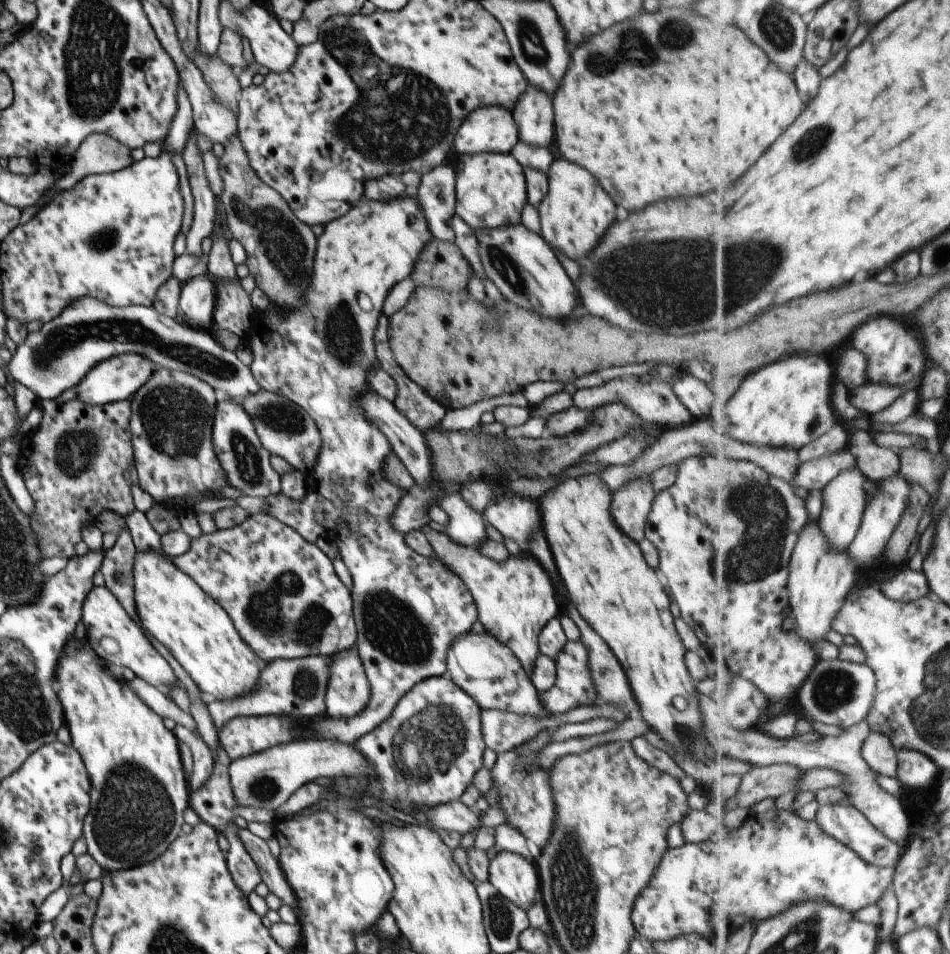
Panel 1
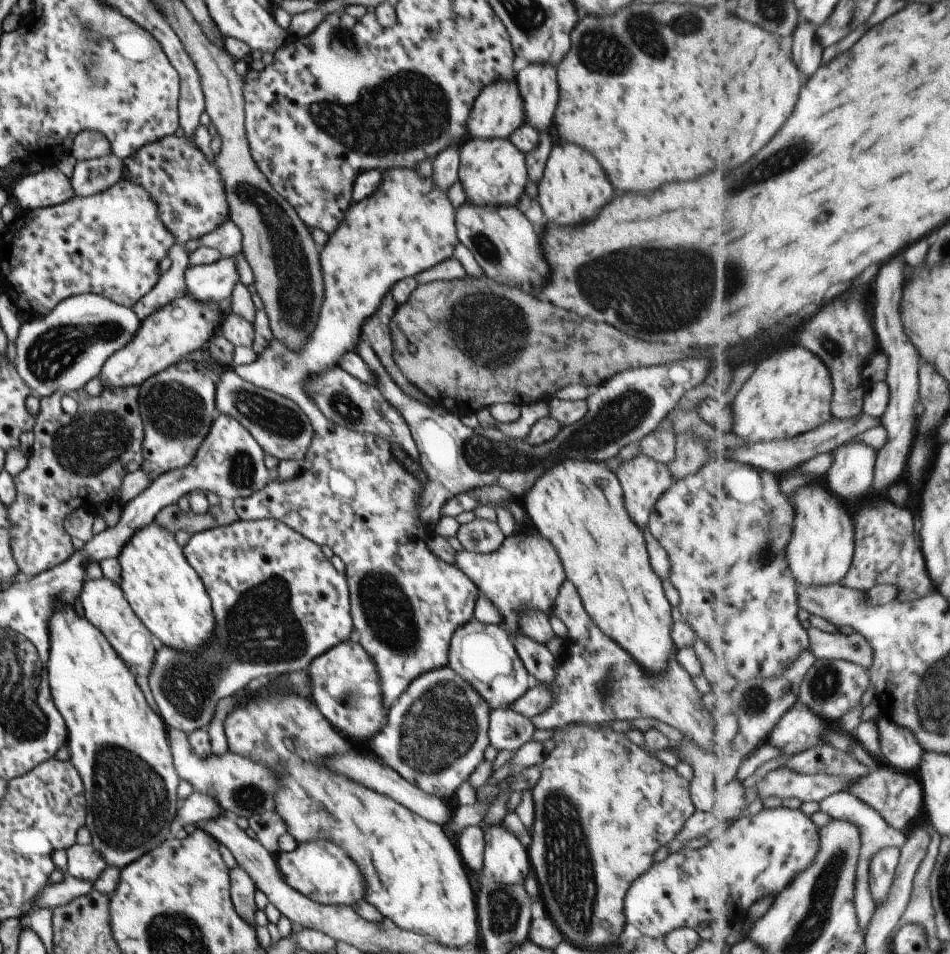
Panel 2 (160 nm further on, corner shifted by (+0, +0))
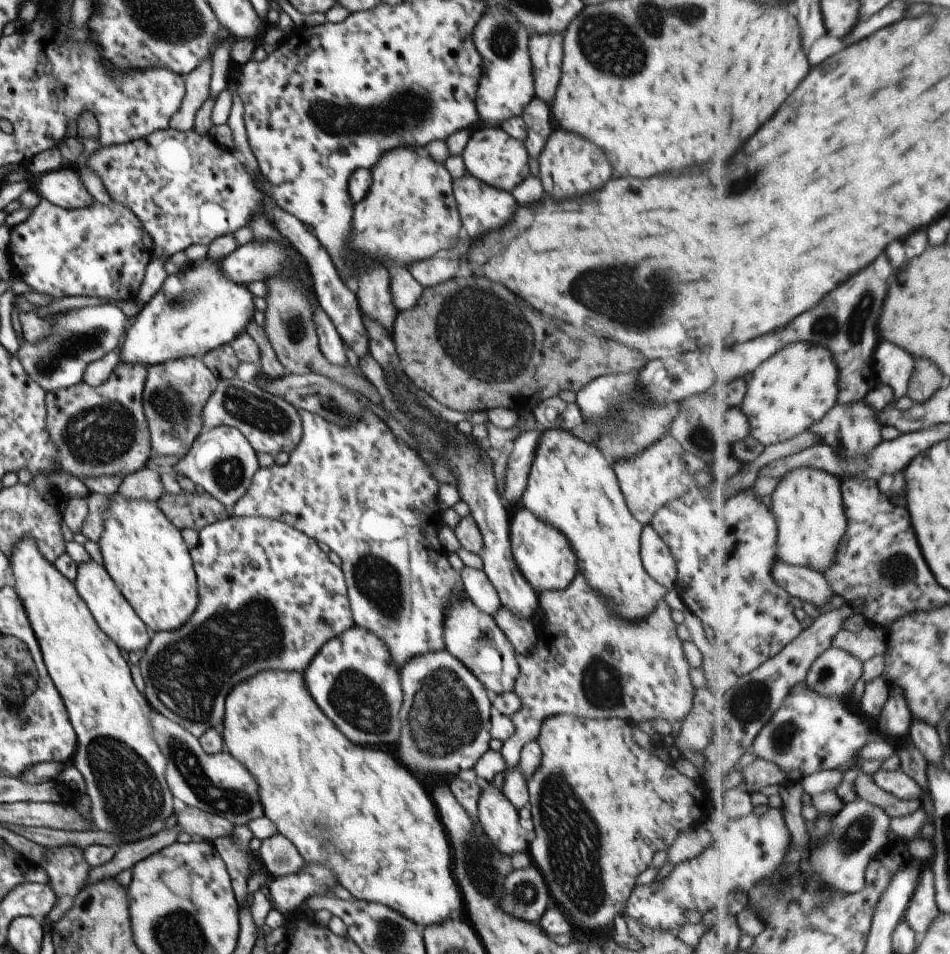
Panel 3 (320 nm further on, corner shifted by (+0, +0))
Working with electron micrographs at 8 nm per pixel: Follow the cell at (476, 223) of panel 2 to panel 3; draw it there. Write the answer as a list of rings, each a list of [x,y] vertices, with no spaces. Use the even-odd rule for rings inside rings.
[[[467,172],[452,180],[452,195],[457,205],[461,226],[465,228],[469,238],[479,238],[487,228],[499,228],[511,218],[515,210],[515,200],[511,198],[511,193],[477,180]]]

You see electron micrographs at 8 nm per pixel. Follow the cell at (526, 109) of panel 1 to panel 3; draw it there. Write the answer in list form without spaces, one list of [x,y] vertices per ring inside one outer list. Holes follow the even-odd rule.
[[[533,33],[528,37],[528,55],[532,66],[534,96],[549,106],[560,77],[562,34]]]

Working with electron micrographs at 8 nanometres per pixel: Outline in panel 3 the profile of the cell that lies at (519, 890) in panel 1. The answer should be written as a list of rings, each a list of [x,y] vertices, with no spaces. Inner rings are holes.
[[[484,783],[485,786],[480,790],[476,808],[477,820],[481,830],[491,839],[500,855],[510,858],[509,855],[515,854],[515,852],[527,852],[529,842],[525,839],[525,830],[517,821],[519,820],[518,811],[515,810],[509,799],[493,783]]]

